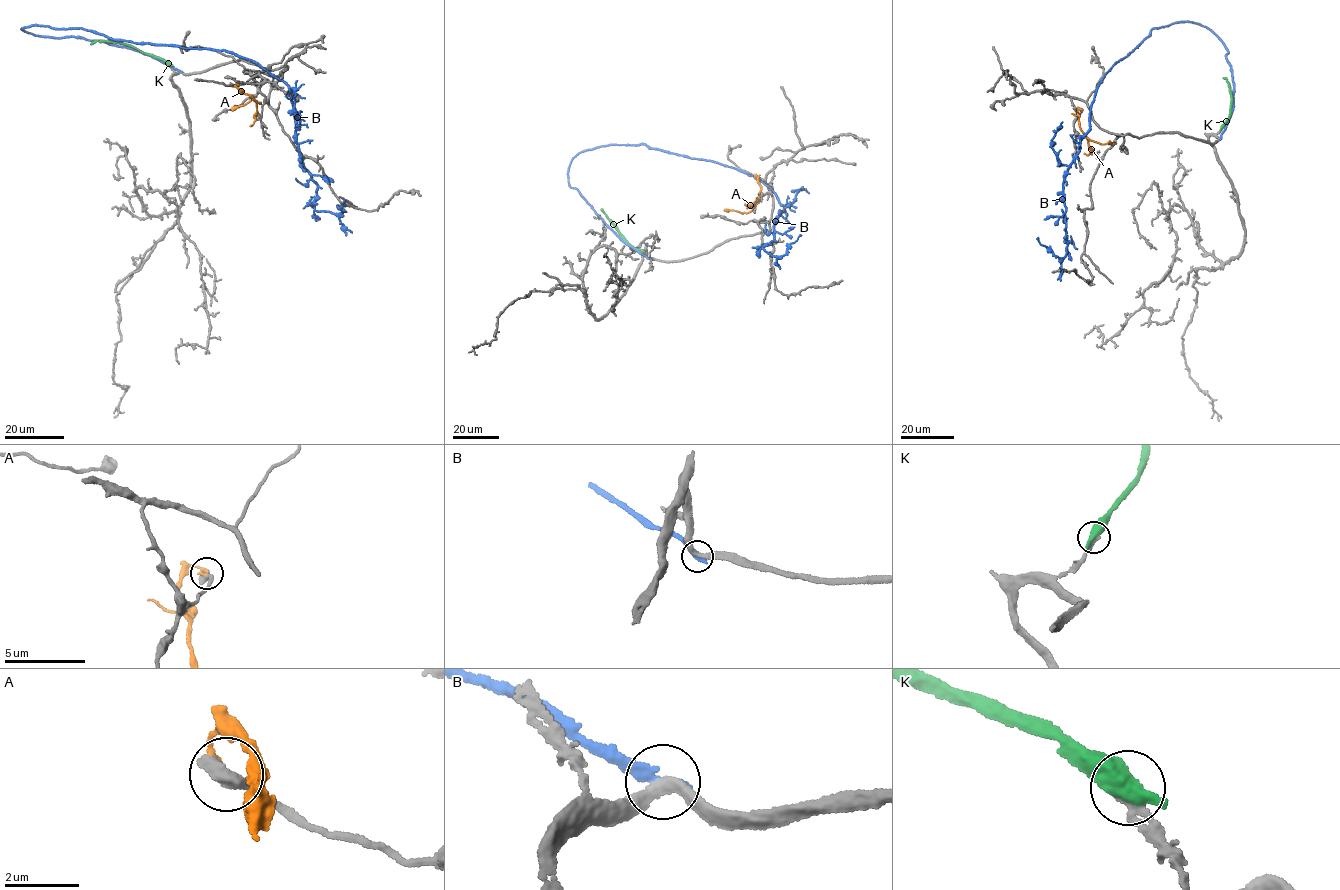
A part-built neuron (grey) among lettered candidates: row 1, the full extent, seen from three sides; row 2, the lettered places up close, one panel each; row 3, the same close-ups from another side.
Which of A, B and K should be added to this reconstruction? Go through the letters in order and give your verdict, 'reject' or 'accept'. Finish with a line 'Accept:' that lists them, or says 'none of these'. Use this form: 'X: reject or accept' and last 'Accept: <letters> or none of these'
A: reject
B: reject
K: reject
Accept: none of these

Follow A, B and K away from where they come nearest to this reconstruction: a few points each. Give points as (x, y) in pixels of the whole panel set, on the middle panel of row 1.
A: (756, 178), (760, 187), (759, 201), (749, 212), (724, 209)
B: (647, 258), (570, 186), (578, 153), (642, 144), (733, 167), (785, 205), (764, 250), (781, 256), (801, 235)
K: (643, 251), (625, 242), (601, 209)

